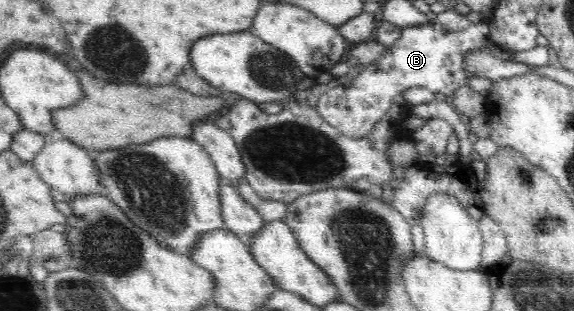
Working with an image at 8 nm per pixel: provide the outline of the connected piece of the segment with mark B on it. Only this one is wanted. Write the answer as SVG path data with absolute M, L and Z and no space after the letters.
M435 22L403 27L401 38L389 47L383 55L379 56L375 62L369 64L365 70L360 72L352 82L340 84L336 81L331 89L324 95L319 96L317 98L317 112L339 133L350 137L362 137L367 136L375 128L375 123L388 113L387 110L391 108L395 95L401 95L408 88L425 87L431 92L442 92L450 97L458 88L467 84L468 78L464 69L466 67L466 56L475 52L475 50L479 50L479 48L487 47L491 43L489 31L487 22L471 23L467 29L458 31L449 31Z

